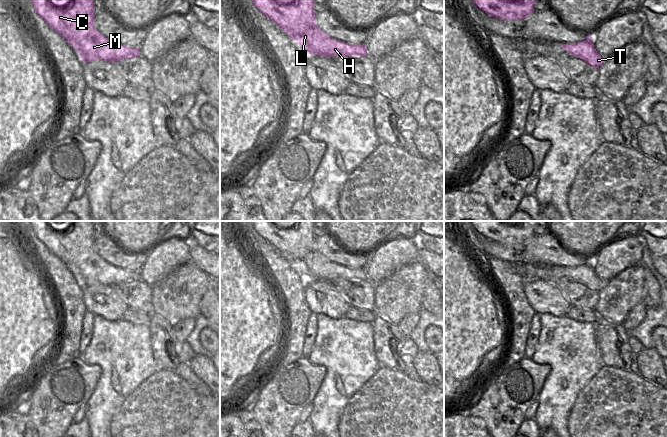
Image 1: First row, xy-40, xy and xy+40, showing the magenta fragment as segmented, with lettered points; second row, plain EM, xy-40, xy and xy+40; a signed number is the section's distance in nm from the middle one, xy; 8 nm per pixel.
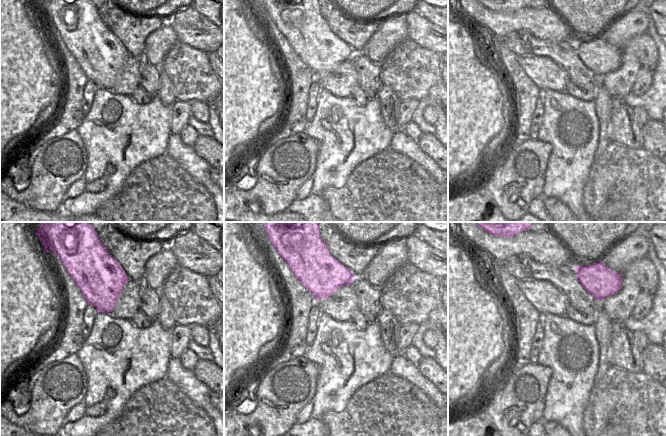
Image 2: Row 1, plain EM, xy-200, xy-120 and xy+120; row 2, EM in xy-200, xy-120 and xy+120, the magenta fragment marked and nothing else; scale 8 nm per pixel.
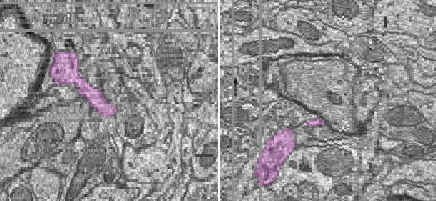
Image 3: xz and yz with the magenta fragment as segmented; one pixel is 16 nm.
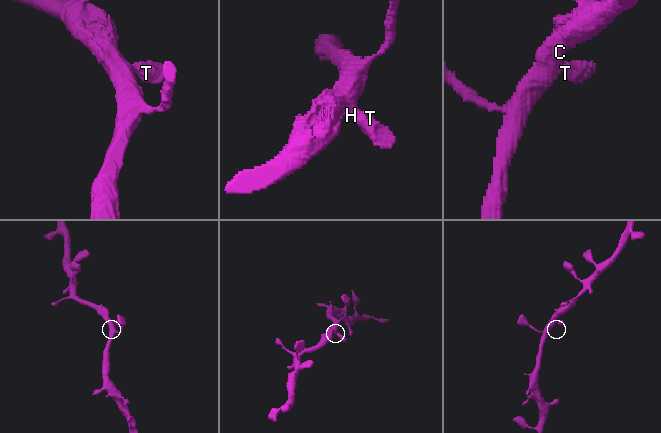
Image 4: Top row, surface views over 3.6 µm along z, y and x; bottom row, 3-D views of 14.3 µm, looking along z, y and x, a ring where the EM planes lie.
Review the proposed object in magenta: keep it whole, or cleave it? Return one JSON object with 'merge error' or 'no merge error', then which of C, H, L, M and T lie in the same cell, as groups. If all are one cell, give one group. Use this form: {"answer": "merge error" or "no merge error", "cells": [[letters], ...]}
{"answer": "no merge error", "cells": [["C", "H", "L", "M", "T"]]}

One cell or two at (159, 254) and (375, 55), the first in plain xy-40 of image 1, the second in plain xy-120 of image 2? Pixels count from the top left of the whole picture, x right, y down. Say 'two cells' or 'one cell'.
one cell

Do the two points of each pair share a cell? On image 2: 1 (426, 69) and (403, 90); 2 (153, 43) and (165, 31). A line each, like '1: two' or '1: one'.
1: one
2: one

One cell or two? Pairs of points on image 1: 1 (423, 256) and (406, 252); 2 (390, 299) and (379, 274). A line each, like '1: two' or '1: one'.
1: two
2: two

